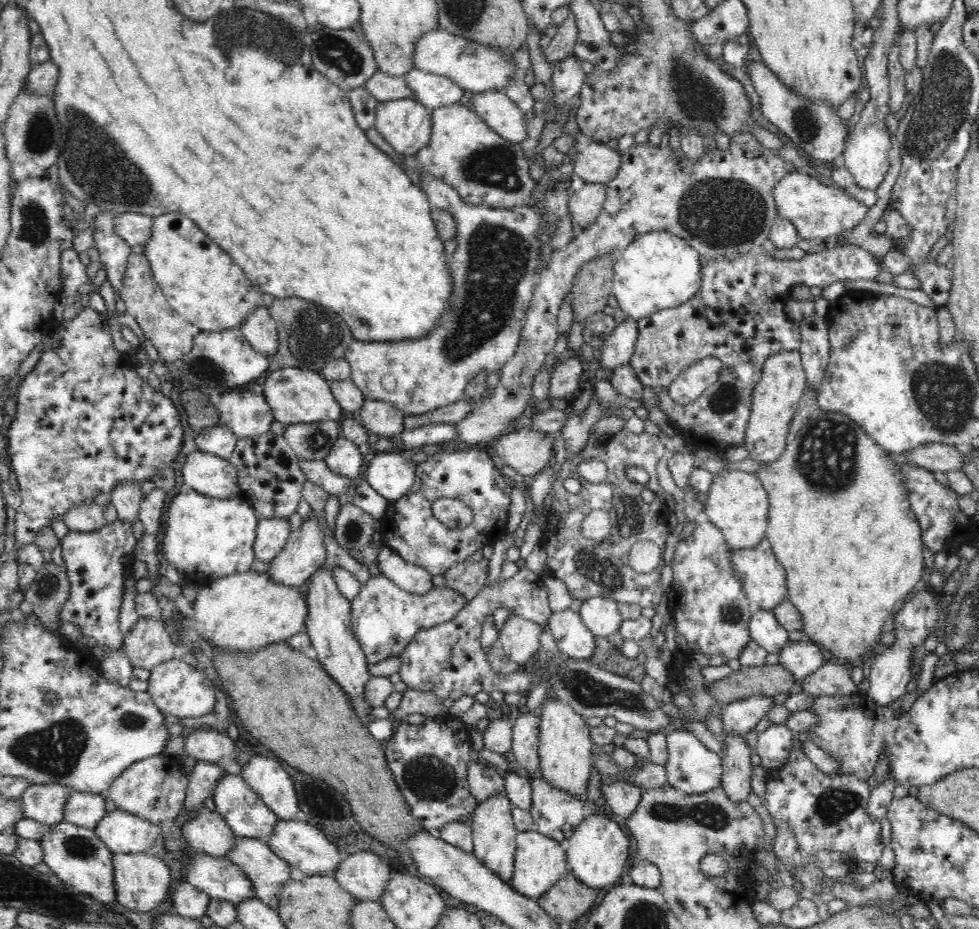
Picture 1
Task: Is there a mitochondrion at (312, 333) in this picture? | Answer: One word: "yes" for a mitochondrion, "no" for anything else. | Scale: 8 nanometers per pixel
yes

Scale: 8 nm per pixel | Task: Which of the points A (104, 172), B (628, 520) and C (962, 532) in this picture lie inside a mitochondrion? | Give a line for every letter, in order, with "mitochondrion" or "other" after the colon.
A: mitochondrion
B: mitochondrion
C: other

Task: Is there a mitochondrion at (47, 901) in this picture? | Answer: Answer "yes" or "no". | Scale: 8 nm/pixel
no

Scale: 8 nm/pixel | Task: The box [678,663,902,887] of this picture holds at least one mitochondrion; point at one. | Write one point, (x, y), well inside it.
(835, 804)

